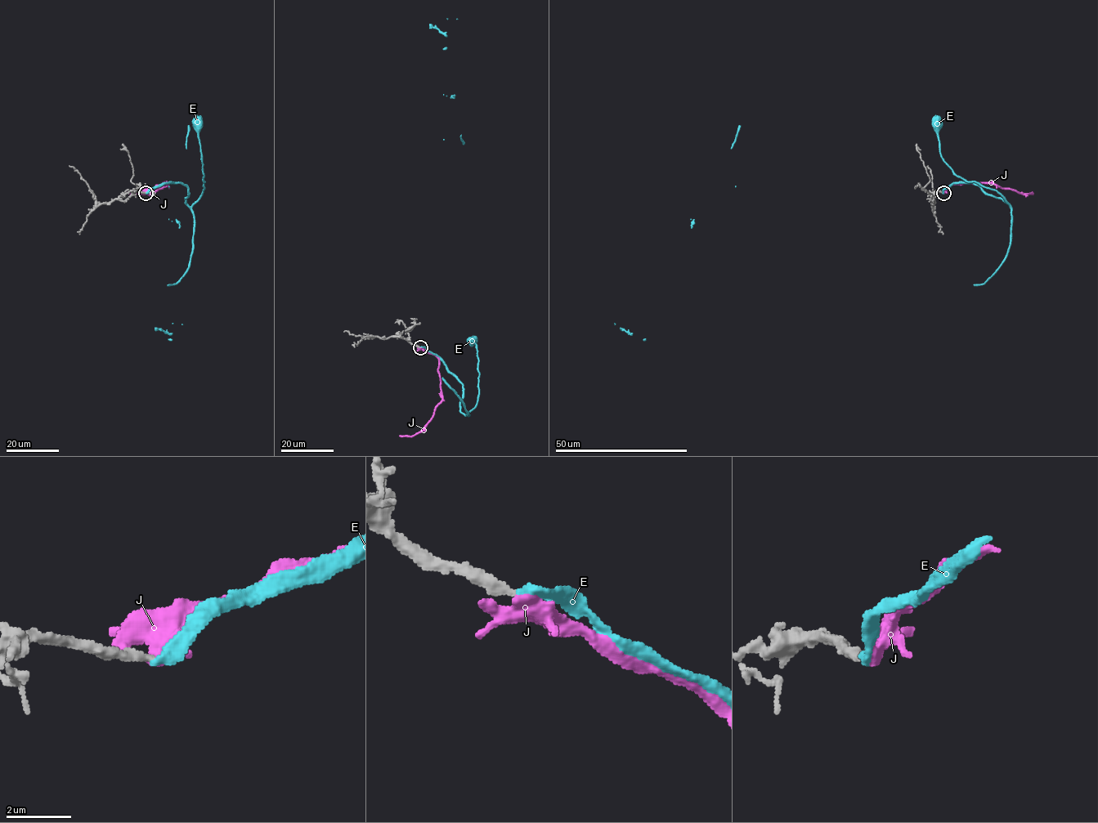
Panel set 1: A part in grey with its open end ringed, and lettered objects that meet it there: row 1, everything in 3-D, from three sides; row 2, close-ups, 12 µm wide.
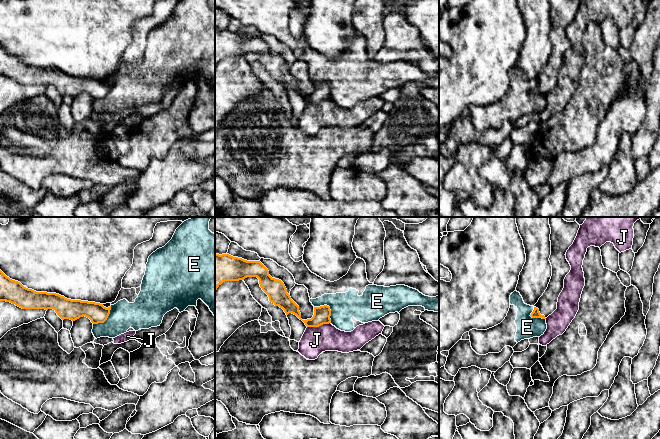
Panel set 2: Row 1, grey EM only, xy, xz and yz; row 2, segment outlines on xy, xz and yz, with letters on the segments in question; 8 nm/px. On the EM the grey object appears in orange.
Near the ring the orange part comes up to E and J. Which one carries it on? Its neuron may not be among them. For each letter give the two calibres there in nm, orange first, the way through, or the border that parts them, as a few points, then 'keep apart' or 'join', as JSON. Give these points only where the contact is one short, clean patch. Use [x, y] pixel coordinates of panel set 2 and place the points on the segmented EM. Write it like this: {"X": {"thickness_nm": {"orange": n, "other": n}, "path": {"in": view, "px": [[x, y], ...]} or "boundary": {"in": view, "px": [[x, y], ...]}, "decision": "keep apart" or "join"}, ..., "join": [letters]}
{"E": {"thickness_nm": {"orange": 130, "other": 220}, "boundary": {"in": "xz", "px": [[314, 306], [327, 305], [330, 310], [331, 322]]}, "decision": "keep apart"}, "J": {"thickness_nm": {"orange": 130, "other": 220}, "boundary": {"in": "xz", "px": [[330, 322], [315, 327], [307, 327]]}, "decision": "keep apart"}, "join": []}

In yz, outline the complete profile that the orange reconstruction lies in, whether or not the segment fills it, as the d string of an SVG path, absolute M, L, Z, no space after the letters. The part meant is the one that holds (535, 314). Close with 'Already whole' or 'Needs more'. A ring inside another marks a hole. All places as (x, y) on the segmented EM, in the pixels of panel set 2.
M549 217L549 225L551 228L549 261L552 266L552 276L547 289L534 305L530 315L532 318L546 319L557 309L558 297L564 288L564 279L571 270L565 254L580 228L576 221L567 222L562 217Z. Needs more

